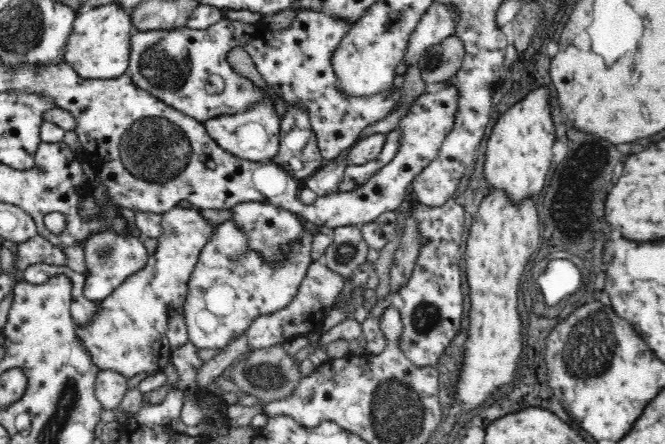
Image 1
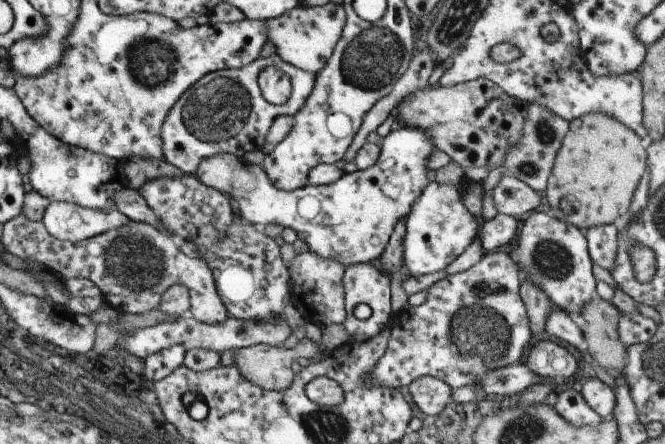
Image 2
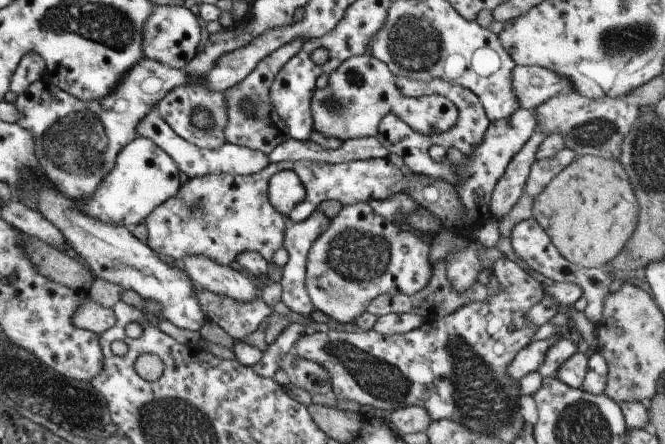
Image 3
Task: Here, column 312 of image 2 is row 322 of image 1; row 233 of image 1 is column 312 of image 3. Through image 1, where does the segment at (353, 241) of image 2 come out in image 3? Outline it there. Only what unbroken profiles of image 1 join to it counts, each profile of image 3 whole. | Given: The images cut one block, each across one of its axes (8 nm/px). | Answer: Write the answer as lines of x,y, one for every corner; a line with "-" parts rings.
313,212
307,220
299,222
299,224
291,224
291,222
285,222
285,238
283,238
283,248
287,250
289,254
289,260
287,264
283,266
283,278
281,278
281,304
287,306
289,312
293,314
299,314
299,316
309,316
309,312
315,310
315,306
311,304
311,298
307,296
307,290
305,290
305,266
307,266
307,252
311,248
311,244
315,242
315,238
327,228
327,218
321,214
321,212

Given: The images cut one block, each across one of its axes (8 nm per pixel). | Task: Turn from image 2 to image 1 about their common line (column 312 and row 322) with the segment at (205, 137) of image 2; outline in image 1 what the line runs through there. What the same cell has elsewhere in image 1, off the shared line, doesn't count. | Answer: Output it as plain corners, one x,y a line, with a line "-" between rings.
30,264
24,272
24,282
30,282
34,286
42,286
50,282
54,276
68,276
72,280
72,320
76,326
90,324
92,316
98,314
100,304
84,298
84,286
86,286
86,274
80,274
72,270
70,266
48,266
48,264

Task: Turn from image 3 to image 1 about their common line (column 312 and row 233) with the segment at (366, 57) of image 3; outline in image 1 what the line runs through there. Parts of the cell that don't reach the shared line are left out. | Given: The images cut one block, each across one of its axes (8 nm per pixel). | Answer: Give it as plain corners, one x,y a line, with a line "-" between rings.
108,230
92,234
90,240
86,240
84,256
86,256
86,266
88,266
84,298
92,300
92,302
102,302
104,298
108,298
118,286
122,286
122,282
126,282
126,278
130,278
132,274
142,270
150,260
148,250
134,236
116,234
116,232
108,232

